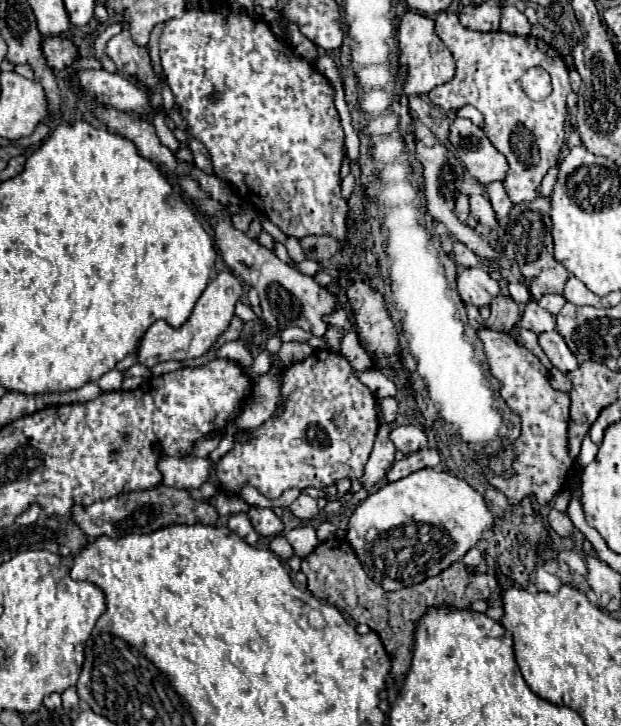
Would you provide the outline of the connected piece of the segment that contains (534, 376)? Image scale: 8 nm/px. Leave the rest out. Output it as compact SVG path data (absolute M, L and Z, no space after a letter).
M480 328L478 338L484 344L490 372L502 382L502 398L506 400L508 408L522 420L522 434L514 442L516 476L502 478L490 470L484 474L492 486L506 494L510 504L518 504L524 496L534 496L540 506L546 506L556 496L556 492L560 492L570 482L576 466L576 462L568 456L570 396L550 386L548 370L542 366L542 362L522 344L518 344L510 334Z

